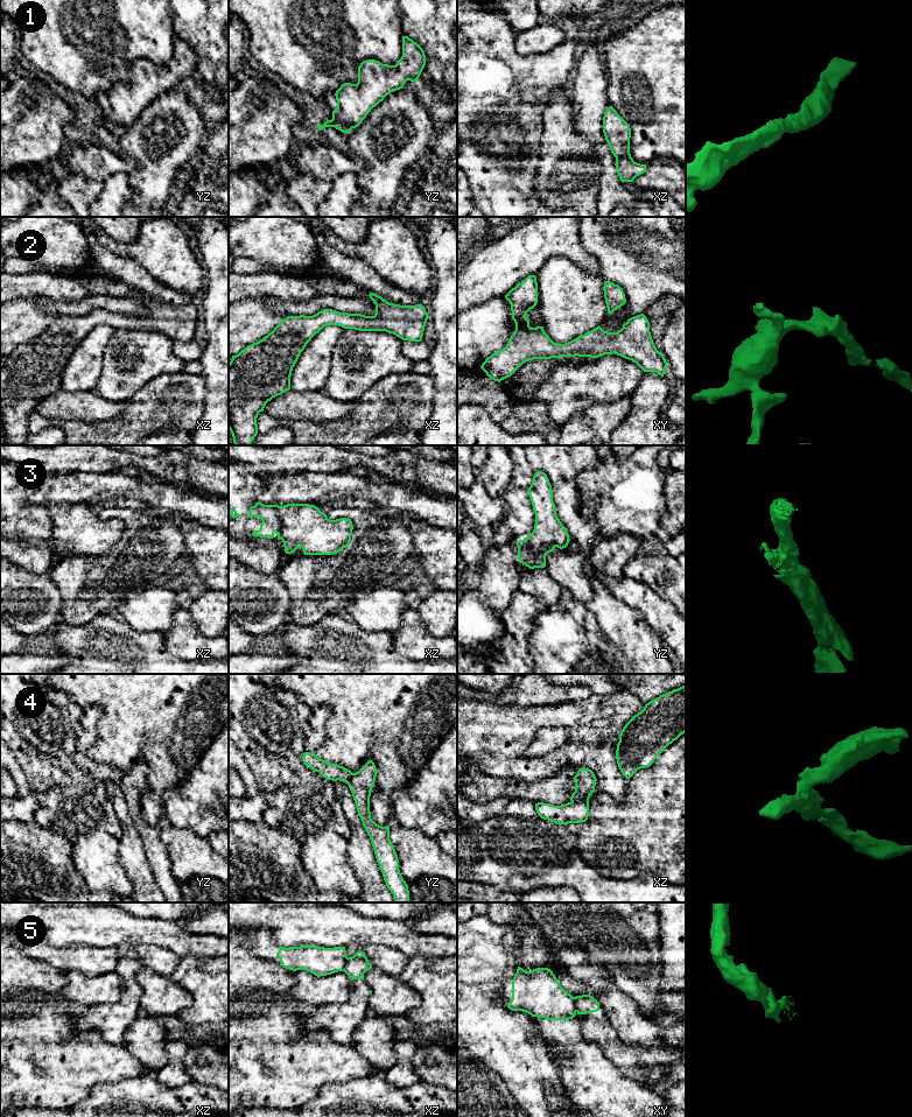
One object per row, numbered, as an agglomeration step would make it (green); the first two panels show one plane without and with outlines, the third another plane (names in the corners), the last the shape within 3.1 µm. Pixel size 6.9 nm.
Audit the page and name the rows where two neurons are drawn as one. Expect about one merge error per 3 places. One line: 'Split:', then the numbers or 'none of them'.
Split: 3, 4, 5

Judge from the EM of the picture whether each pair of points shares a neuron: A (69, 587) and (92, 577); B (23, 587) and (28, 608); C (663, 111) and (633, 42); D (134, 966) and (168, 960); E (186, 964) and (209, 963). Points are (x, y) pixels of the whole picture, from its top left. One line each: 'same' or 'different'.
A: same
B: same
C: same
D: different
E: same

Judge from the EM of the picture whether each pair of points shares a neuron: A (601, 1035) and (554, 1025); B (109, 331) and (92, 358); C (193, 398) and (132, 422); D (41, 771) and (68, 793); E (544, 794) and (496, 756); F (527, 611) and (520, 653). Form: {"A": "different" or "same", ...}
{"A": "different", "B": "same", "C": "same", "D": "different", "E": "different", "F": "same"}

